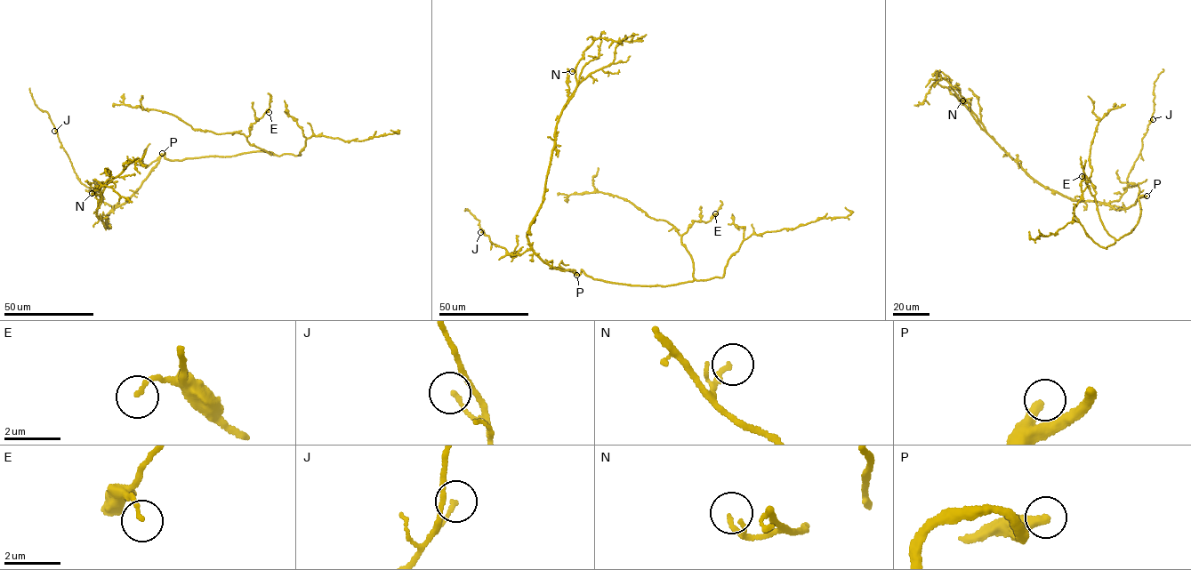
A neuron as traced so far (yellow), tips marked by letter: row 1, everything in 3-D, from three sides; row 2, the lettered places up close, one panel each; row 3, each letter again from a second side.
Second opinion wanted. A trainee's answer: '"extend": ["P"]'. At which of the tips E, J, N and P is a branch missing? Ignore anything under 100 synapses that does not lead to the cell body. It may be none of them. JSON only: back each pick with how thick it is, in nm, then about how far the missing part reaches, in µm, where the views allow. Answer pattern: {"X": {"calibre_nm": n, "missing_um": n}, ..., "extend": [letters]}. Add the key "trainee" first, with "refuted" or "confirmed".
{"trainee": "confirmed", "P": {"calibre_nm": 320, "missing_um": 80}, "extend": ["P"]}

